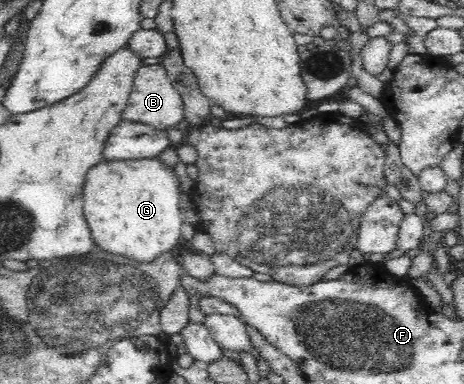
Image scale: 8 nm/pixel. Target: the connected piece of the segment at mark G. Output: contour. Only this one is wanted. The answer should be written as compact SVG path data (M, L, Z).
M157 156L129 160L101 160L86 174L82 199L89 231L99 251L141 262L176 251L181 240L179 178Z

